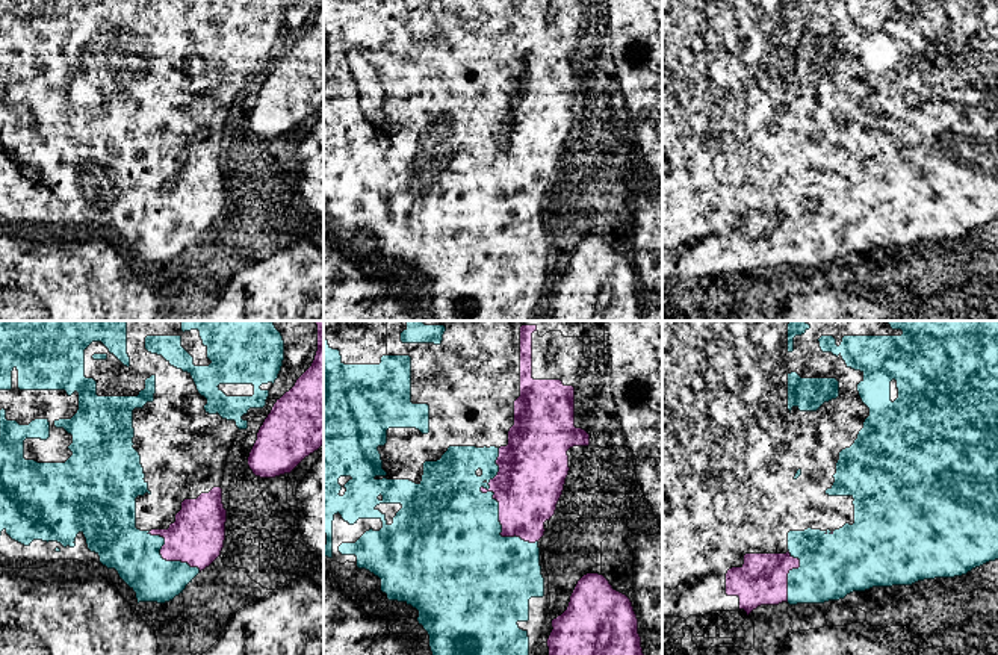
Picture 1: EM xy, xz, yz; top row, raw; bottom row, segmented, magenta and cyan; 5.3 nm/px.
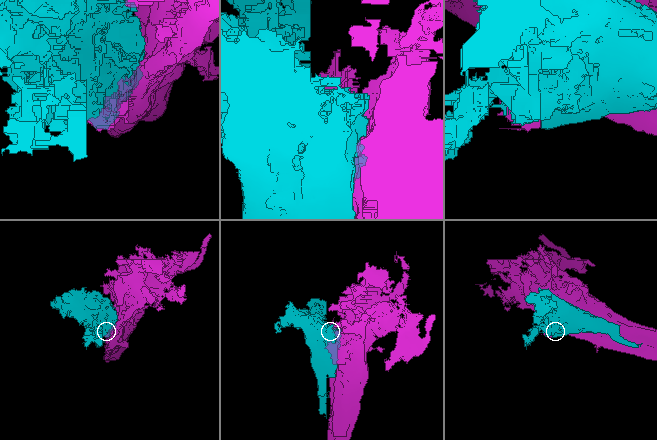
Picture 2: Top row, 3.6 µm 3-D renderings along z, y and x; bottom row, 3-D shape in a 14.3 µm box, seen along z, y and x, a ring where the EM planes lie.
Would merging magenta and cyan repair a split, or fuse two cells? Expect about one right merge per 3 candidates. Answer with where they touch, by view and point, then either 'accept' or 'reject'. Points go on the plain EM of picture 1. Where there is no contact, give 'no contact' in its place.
meets magenta in xz at (499, 170); reject

